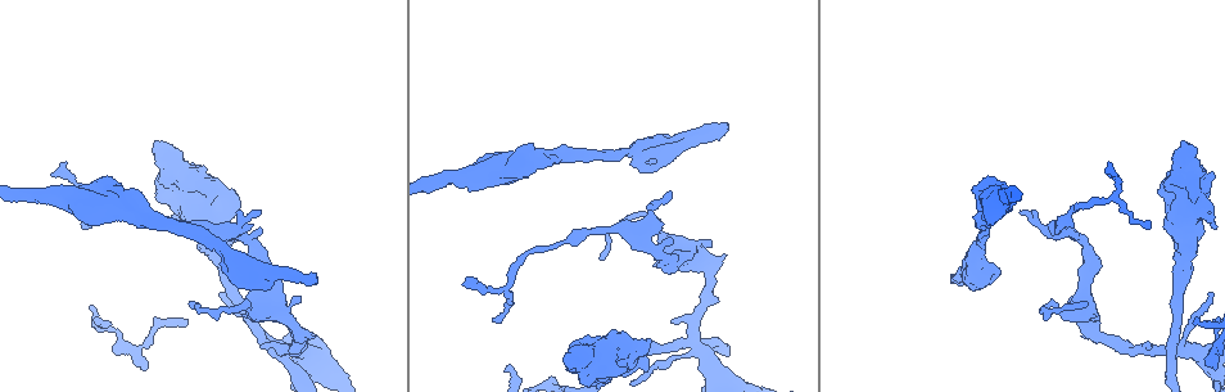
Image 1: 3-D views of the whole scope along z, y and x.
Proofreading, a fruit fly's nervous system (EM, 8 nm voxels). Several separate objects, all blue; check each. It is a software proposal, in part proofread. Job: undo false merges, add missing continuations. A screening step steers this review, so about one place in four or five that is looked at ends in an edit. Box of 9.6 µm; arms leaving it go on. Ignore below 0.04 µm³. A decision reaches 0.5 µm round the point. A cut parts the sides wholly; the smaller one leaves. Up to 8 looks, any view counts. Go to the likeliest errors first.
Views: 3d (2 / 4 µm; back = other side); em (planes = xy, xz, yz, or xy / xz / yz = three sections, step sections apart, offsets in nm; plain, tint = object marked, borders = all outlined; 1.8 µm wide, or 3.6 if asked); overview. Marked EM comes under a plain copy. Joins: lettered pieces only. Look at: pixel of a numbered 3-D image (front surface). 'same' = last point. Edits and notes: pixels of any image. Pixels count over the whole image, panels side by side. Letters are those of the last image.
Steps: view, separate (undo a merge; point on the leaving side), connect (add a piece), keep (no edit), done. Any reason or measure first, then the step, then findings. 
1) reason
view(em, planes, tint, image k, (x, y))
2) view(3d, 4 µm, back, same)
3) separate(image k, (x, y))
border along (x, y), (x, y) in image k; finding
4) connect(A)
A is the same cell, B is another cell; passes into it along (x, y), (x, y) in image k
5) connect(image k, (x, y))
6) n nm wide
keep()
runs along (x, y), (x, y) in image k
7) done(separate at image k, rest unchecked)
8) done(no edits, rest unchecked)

view(em, planes, borders, image 1, (725, 124))

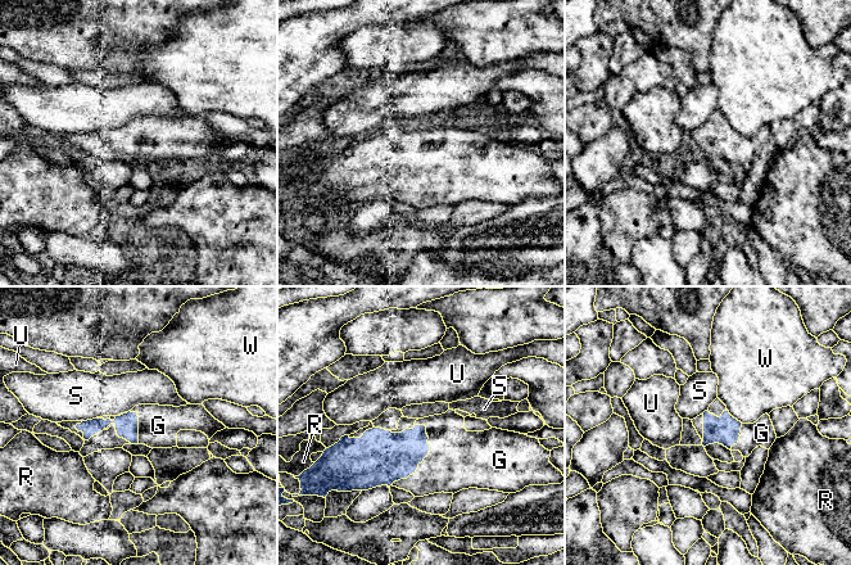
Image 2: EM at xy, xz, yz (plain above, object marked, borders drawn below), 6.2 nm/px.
150 nm wide
connect(G)
G is the same cell, R, S, U and W are other cells; the neuron continues

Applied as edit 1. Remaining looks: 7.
calibre changes
view(3d, 4 µm, image 1, (1186, 249))

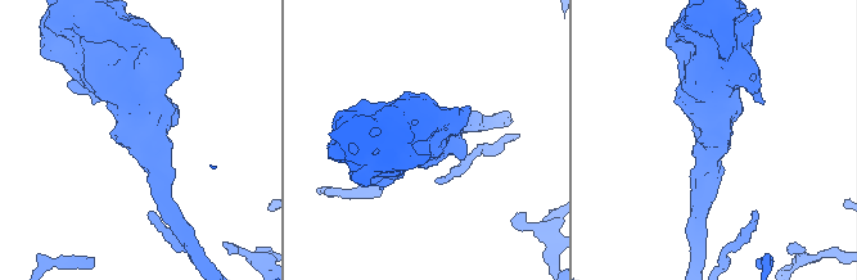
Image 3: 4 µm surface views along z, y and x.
shape alone is not enough
view(em, 3.6 µm, planes, borders, image 3, (151, 142))

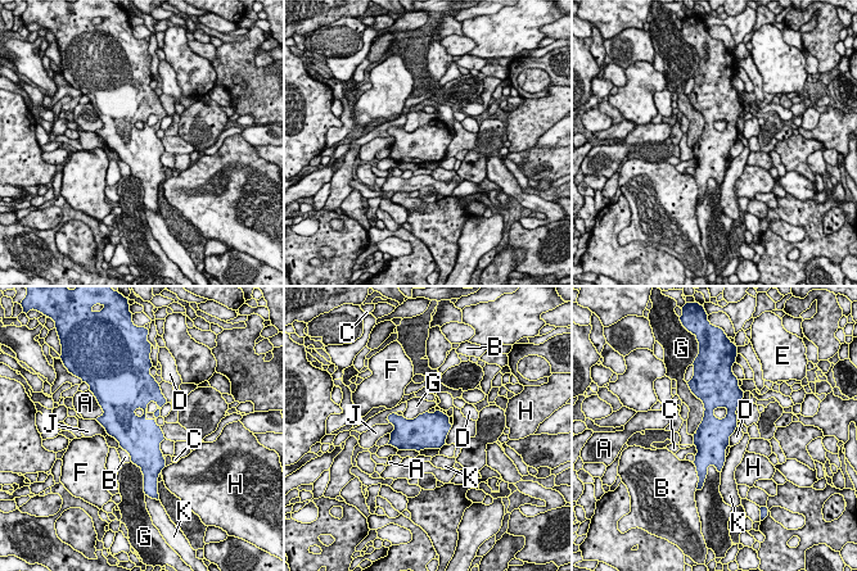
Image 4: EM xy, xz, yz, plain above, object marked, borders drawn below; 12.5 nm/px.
G touches over 480 nm
keep()
A, B, C, D, E, F, G, H, J and K are other cells; border along (440, 448), (424, 448), (419, 452) in image 4; all the same neuron

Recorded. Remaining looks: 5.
a fork
view(em, xy, step 16, tint, image 1, (641, 142))

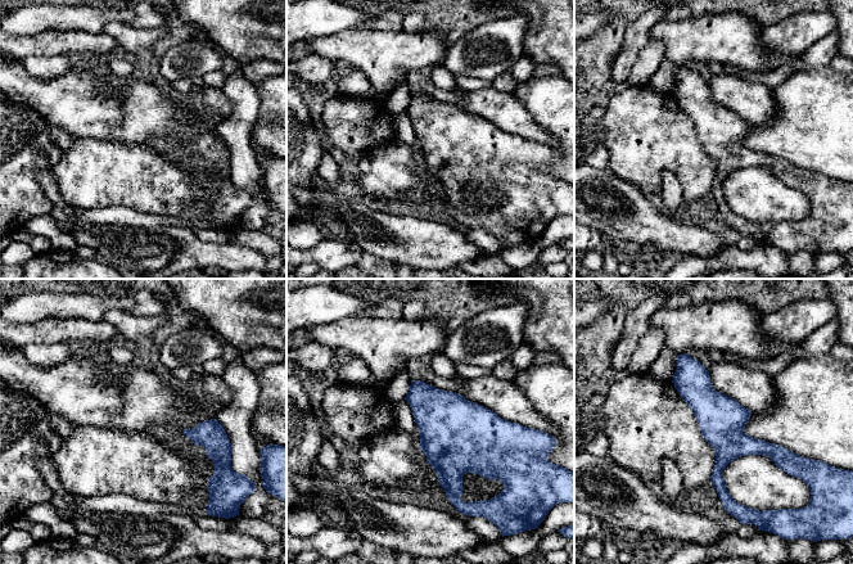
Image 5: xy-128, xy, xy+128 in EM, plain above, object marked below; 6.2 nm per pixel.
cut it another way
view(em, planes, borders, same)

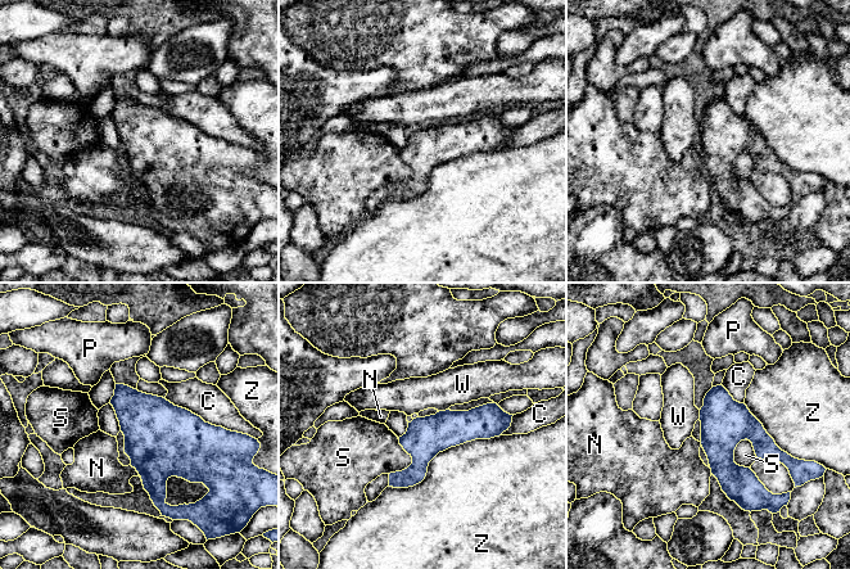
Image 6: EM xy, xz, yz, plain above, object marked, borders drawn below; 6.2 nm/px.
260 nm wide
keep()
C, N, P, S, W and Z are other cells; runs along (500, 420), (451, 428), (392, 483) in image 6; all the same neuron

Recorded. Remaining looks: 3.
done(connect at image 2, rest unchecked)

